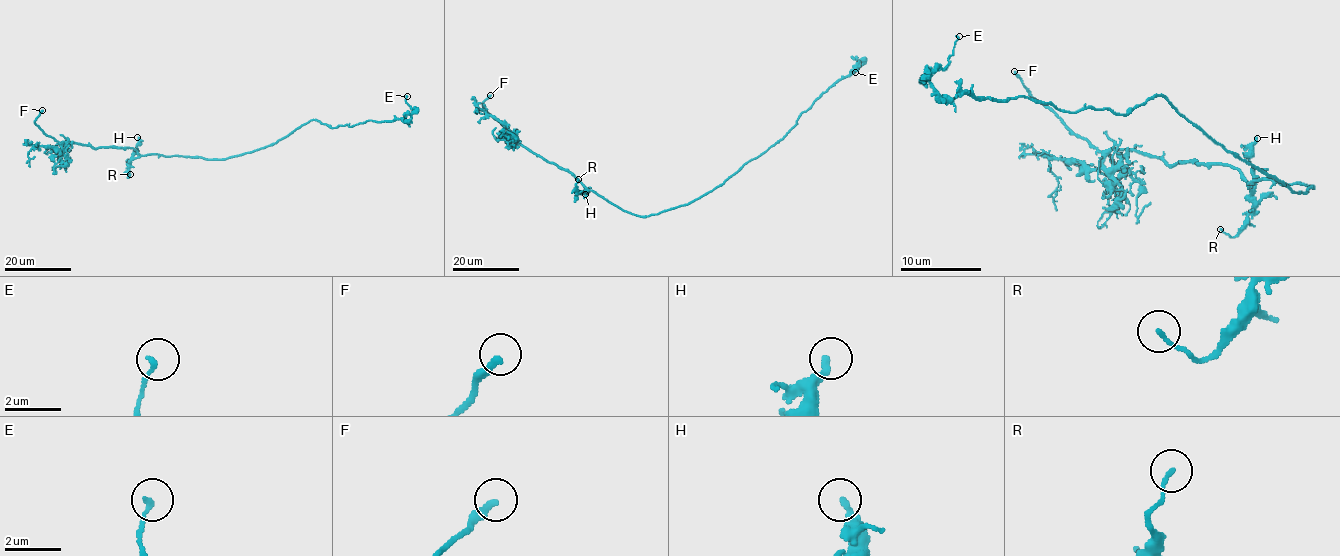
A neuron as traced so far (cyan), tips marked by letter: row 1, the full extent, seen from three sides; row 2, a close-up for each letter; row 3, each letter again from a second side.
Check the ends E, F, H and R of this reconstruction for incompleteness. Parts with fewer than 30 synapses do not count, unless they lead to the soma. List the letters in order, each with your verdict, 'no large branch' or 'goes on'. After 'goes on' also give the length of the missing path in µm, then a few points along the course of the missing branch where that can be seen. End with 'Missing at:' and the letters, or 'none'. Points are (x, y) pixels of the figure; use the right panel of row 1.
E: no large branch
F: goes on; about 40 µm are missing; missing branch runs (1014, 71), (1012, 52), (1016, 44), (1020, 56), (1040, 75), (1085, 103), (1091, 119), (1083, 123)
H: no large branch
R: no large branch
Missing at: F

